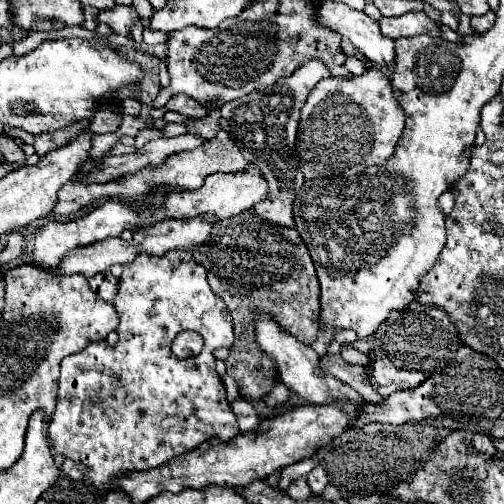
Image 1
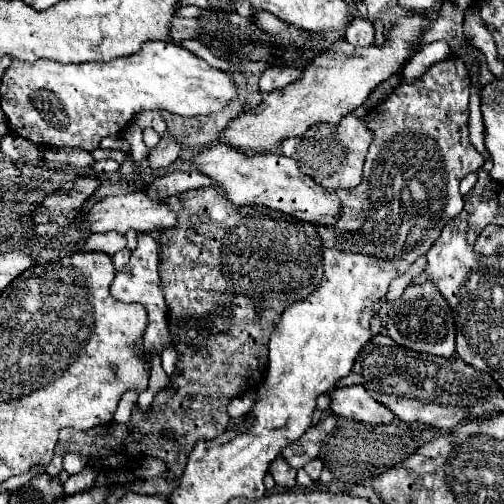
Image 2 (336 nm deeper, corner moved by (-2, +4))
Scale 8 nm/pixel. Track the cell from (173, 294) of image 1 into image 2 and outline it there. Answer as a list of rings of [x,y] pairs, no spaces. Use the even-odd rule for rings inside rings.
[[[139,233],[139,245],[131,253],[129,263],[115,275],[111,295],[119,301],[135,301],[145,305],[149,313],[149,325],[145,329],[145,353],[161,353],[171,345],[171,333],[167,323],[167,305],[163,299],[163,291],[159,287],[159,245],[149,233]]]

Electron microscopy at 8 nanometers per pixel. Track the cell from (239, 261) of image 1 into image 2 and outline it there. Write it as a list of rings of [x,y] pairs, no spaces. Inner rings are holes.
[[[219,187],[191,189],[173,195],[165,201],[177,211],[177,227],[159,233],[159,275],[161,291],[169,307],[169,331],[173,349],[181,355],[177,361],[177,375],[171,377],[173,393],[159,393],[149,413],[133,409],[127,425],[107,423],[89,431],[63,429],[55,455],[77,453],[89,467],[99,471],[129,471],[139,467],[141,457],[155,457],[167,465],[167,481],[179,477],[185,469],[187,455],[199,439],[213,439],[227,429],[227,405],[233,397],[249,389],[249,373],[257,373],[257,387],[263,383],[267,367],[267,343],[281,321],[281,313],[295,301],[307,299],[319,285],[323,275],[323,245],[317,227],[293,219],[281,211],[267,207],[237,207],[225,199]]]

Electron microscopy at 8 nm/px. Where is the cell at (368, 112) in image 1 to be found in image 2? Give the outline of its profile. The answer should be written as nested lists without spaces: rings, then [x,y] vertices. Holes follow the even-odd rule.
[[[349,113],[339,125],[313,125],[301,139],[285,139],[285,143],[281,143],[281,153],[295,159],[301,171],[325,189],[353,189],[361,183],[361,171],[371,139],[373,133],[365,127],[365,121]]]

